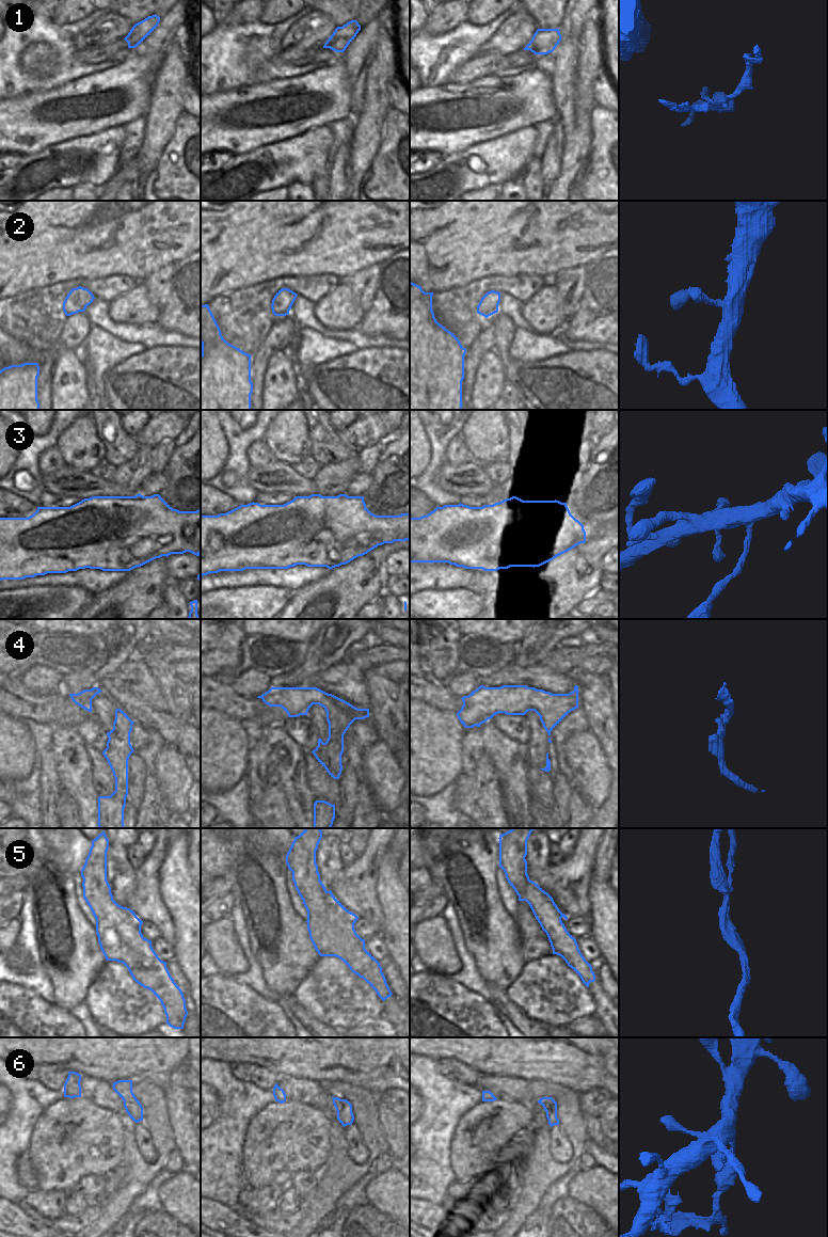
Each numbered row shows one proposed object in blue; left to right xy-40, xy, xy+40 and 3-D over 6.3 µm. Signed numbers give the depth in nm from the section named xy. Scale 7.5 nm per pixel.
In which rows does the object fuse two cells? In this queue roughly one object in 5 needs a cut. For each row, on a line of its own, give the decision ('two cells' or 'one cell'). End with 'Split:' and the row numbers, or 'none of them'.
1: one cell
2: one cell
3: one cell
4: two cells
5: two cells
6: two cells
Split: 4, 5, 6

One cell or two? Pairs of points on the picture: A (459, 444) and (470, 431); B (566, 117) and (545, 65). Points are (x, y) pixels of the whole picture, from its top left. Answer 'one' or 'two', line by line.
A: two
B: two

